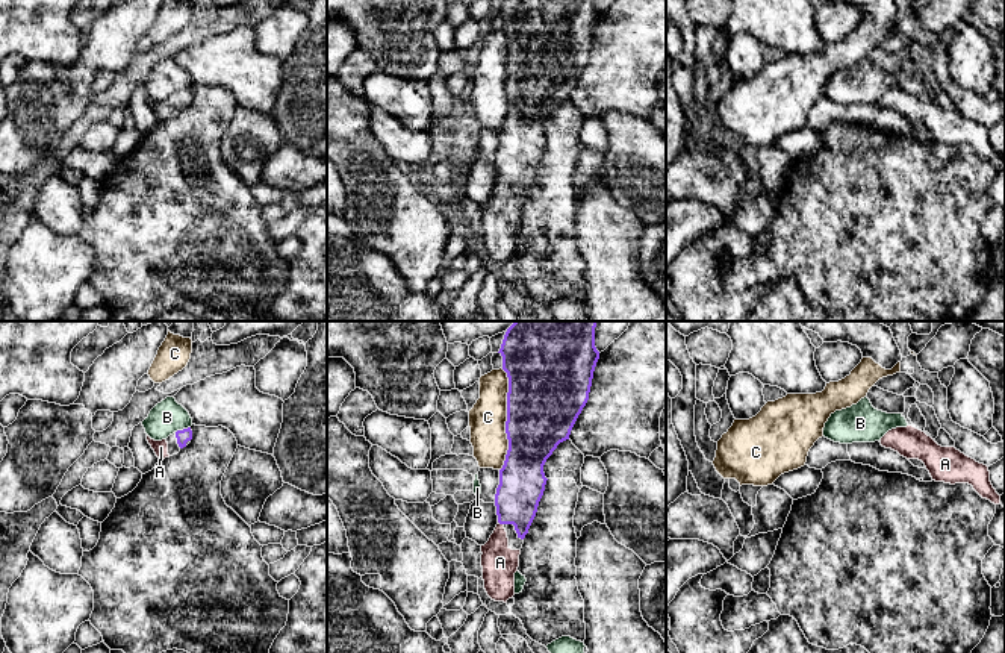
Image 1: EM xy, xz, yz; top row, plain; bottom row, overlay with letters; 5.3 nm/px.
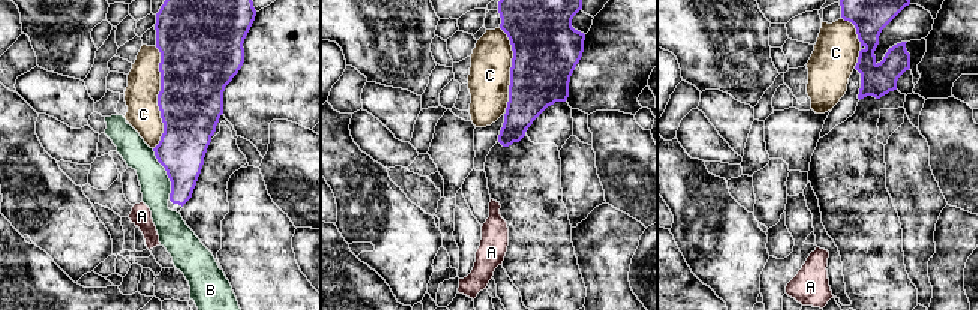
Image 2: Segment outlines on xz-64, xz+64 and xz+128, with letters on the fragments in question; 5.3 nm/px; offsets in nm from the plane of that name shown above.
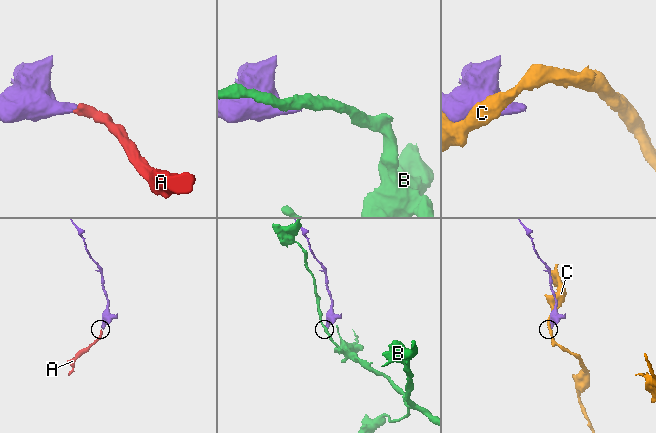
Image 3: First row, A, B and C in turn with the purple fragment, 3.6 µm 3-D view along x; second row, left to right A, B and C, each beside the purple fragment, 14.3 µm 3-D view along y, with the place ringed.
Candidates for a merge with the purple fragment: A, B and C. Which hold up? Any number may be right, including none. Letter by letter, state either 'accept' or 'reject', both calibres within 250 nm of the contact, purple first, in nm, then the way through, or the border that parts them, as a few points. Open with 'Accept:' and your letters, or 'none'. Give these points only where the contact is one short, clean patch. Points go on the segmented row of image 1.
Accept: A
A: accept | 240/190 nm | across xz (522, 482), (516, 503), (501, 523), (500, 562)
B: reject | 70/180 nm | along xy (189, 426), (176, 432)
C: reject | 400/200 nm

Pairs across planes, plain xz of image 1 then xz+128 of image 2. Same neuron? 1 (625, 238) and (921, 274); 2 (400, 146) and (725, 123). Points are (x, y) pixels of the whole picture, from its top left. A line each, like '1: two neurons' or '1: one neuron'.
1: two neurons
2: two neurons

